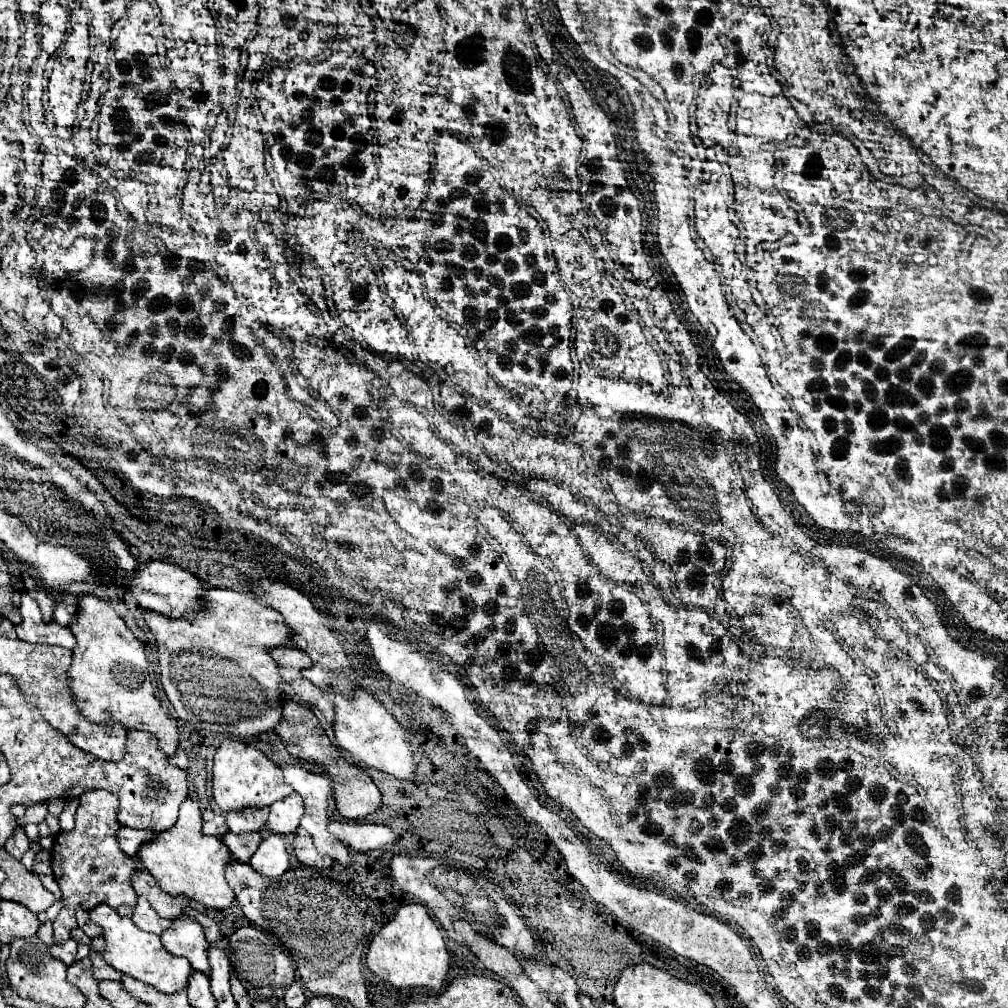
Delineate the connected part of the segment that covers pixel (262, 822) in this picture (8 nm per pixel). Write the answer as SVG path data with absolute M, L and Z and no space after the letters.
M268 807L264 809L252 809L252 811L244 811L244 813L226 813L226 823L228 829L236 835L242 833L262 833L266 835L266 823L268 823Z

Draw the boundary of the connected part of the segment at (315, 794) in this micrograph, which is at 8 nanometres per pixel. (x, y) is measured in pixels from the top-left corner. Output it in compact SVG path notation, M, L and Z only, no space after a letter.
M284 765L282 767L284 771L284 781L288 785L294 787L294 791L304 799L304 807L306 807L306 813L300 821L300 827L304 827L312 837L314 837L314 845L320 853L324 855L332 855L336 861L344 863L344 859L348 859L348 849L342 845L342 841L338 837L334 837L330 831L328 831L328 823L330 823L330 799L334 797L334 791L332 791L332 781L324 775L316 775L316 773L310 773L302 767L294 767L294 765Z

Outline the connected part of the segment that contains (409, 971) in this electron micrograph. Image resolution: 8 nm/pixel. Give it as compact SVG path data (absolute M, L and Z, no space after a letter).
M410 903L404 905L394 919L374 935L368 955L368 967L386 983L402 987L428 987L432 991L442 991L446 975L450 971L450 953L444 945L442 933L434 919L428 915L424 905Z

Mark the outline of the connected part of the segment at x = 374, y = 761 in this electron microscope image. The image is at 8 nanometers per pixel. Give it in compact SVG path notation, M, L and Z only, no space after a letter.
M360 691L356 699L340 699L340 695L332 695L332 703L336 707L334 735L338 745L348 751L358 765L378 769L402 781L412 781L416 777L418 761L412 755L406 729L384 709L380 701L376 701L368 691Z

